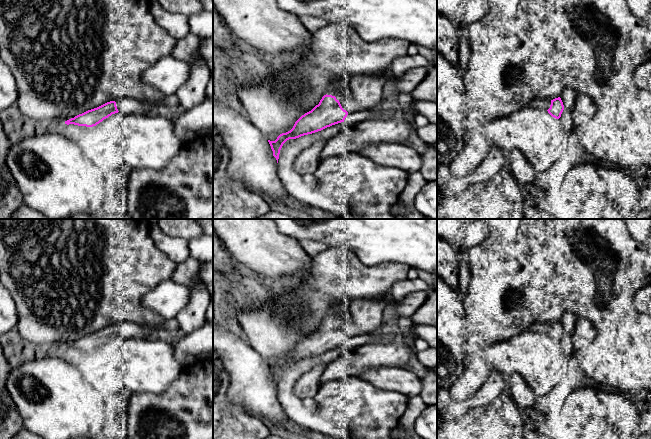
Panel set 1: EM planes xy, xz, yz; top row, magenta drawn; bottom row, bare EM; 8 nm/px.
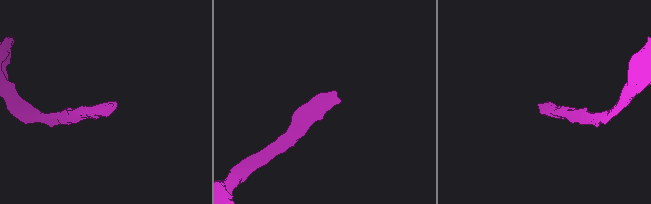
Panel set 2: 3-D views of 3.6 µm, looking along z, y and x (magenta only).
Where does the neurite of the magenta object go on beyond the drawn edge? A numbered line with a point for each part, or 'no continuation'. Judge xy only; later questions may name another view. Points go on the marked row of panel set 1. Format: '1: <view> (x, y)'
1: xy (124, 105)

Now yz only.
1: yz (535, 102)

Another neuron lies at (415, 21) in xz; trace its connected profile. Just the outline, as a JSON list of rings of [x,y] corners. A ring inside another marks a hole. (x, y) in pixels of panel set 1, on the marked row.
[[[277,0],[278,6],[297,16],[310,15],[328,22],[345,23],[355,29],[362,40],[370,43],[383,38],[404,39],[416,46],[437,52],[437,0]]]

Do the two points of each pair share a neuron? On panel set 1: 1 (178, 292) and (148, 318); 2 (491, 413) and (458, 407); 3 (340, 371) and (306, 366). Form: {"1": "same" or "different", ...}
{"1": "different", "2": "different", "3": "different"}

